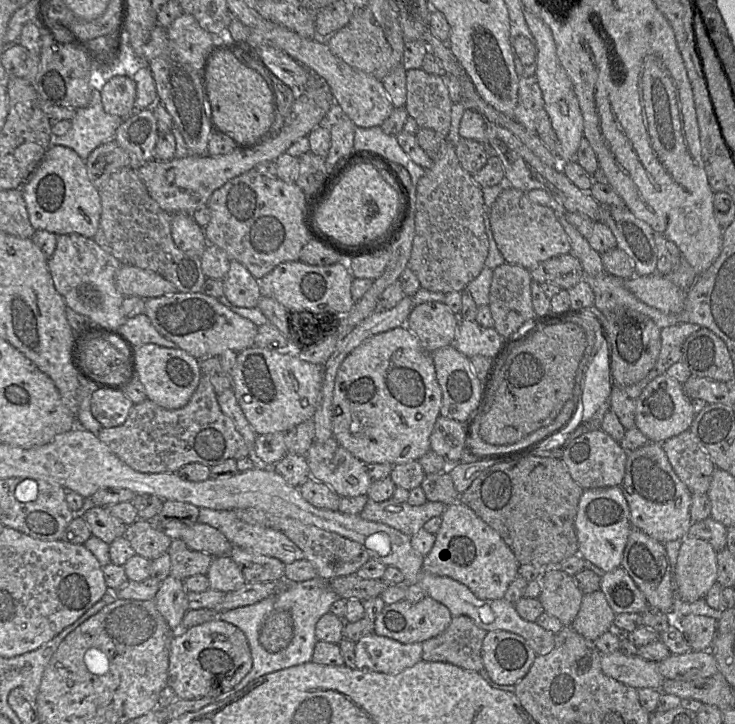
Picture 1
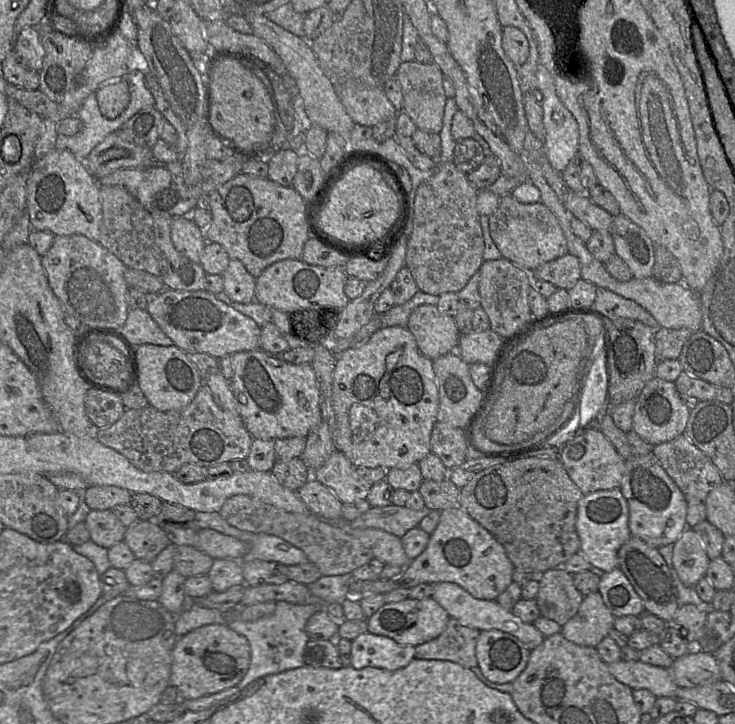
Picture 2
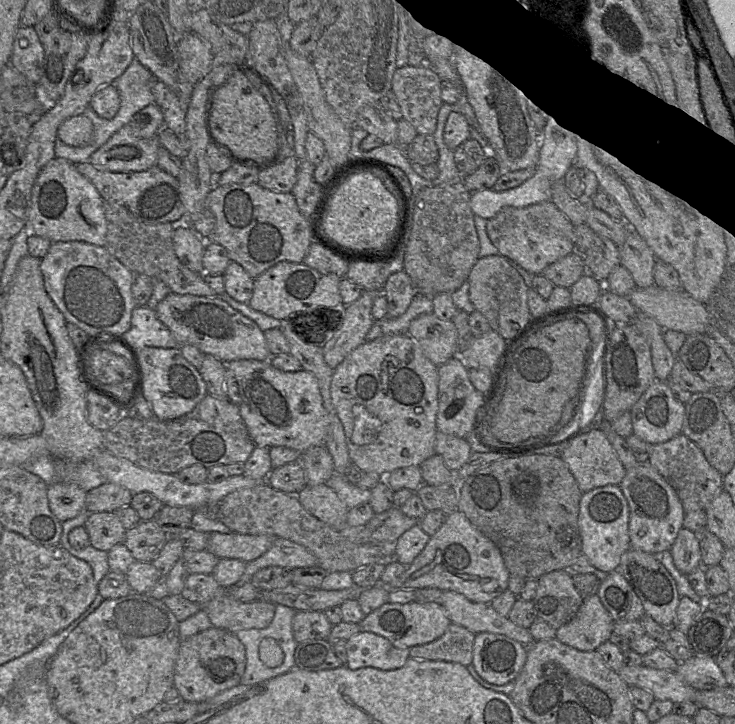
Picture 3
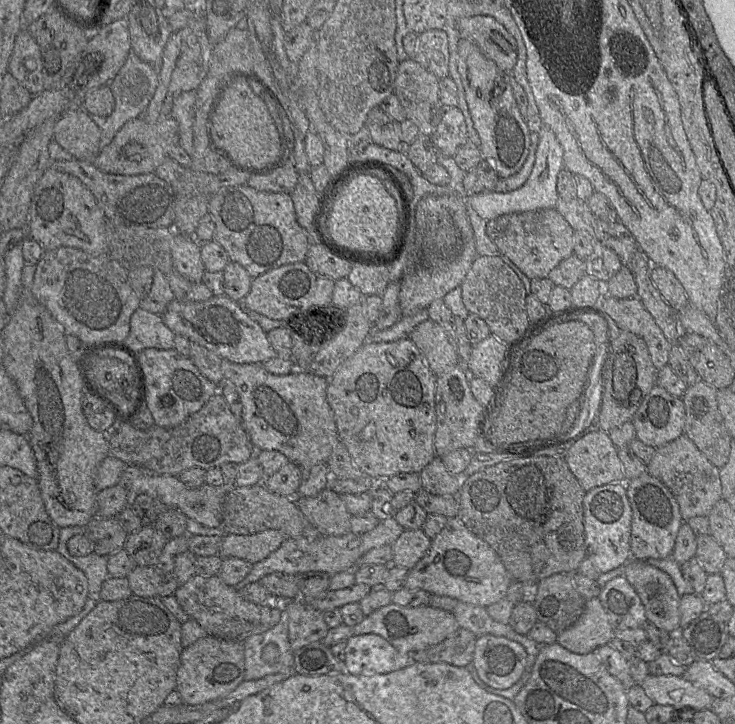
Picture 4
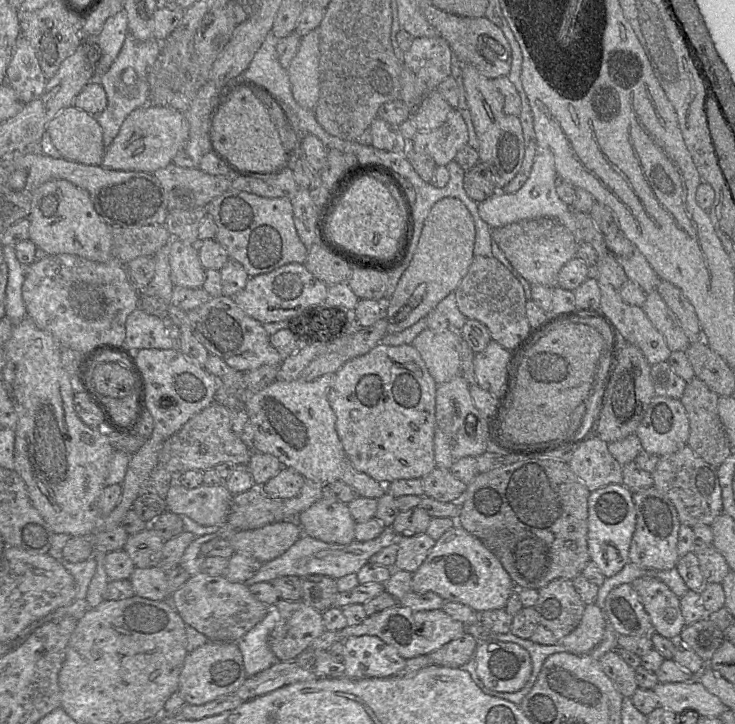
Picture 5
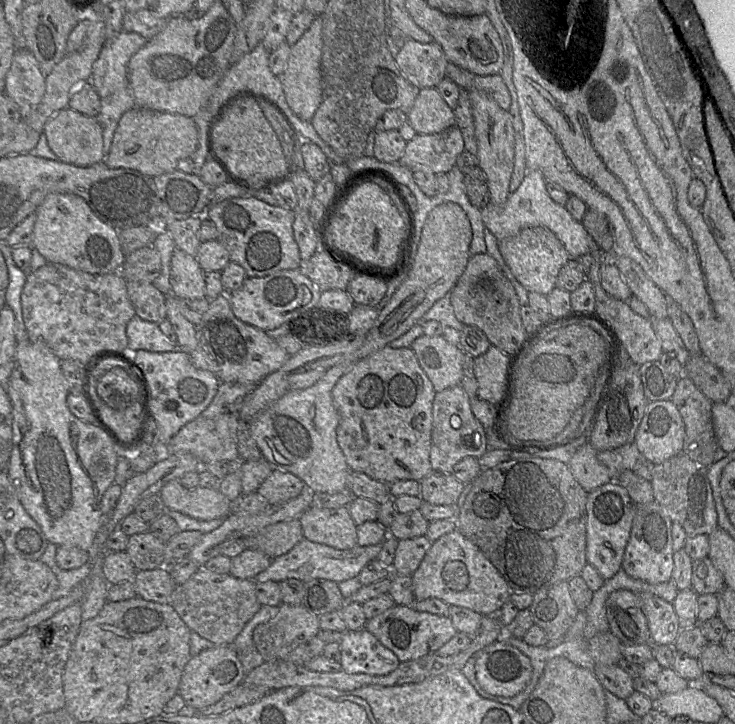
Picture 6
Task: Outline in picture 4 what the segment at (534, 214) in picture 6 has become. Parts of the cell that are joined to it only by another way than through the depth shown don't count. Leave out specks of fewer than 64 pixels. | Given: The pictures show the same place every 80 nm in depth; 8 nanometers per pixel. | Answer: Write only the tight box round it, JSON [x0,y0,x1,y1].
[467,126,563,221]

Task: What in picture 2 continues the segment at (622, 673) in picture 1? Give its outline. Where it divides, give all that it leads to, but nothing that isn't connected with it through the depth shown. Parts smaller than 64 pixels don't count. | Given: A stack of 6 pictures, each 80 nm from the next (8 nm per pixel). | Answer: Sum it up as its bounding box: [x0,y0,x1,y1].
[608,660,678,698]

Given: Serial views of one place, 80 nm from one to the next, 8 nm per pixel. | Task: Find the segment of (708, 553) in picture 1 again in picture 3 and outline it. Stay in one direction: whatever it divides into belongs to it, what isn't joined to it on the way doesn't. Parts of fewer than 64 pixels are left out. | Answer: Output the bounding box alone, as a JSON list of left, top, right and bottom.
[670,527,701,575]

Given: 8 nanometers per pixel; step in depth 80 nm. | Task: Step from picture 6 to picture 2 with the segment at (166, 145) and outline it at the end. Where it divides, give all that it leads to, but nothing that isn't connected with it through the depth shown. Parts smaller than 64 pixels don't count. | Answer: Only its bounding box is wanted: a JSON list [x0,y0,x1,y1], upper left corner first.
[85,127,152,178]

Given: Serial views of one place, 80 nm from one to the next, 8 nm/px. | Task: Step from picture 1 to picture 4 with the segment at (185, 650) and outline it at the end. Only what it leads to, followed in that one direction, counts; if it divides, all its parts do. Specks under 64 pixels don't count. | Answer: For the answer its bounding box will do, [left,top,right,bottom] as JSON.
[176,635,245,705]

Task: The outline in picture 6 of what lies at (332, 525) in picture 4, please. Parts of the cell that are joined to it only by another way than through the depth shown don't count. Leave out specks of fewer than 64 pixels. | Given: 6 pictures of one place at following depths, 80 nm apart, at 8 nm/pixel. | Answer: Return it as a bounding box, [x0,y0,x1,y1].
[299,506,357,550]

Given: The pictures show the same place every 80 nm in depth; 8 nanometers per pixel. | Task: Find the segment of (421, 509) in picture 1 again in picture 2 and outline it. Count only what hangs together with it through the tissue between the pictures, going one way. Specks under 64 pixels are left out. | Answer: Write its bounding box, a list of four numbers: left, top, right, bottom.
[346,504,432,538]

